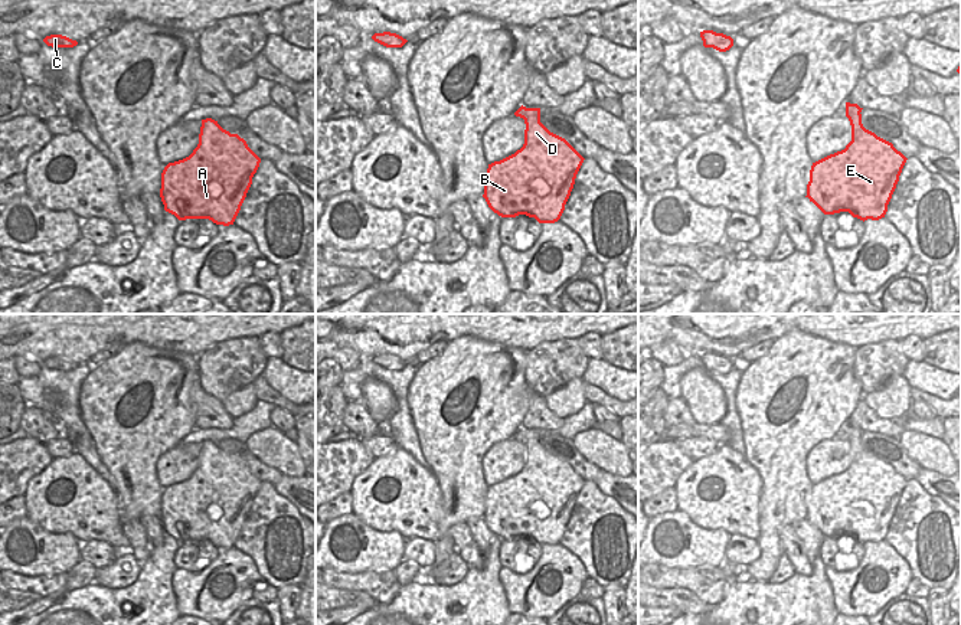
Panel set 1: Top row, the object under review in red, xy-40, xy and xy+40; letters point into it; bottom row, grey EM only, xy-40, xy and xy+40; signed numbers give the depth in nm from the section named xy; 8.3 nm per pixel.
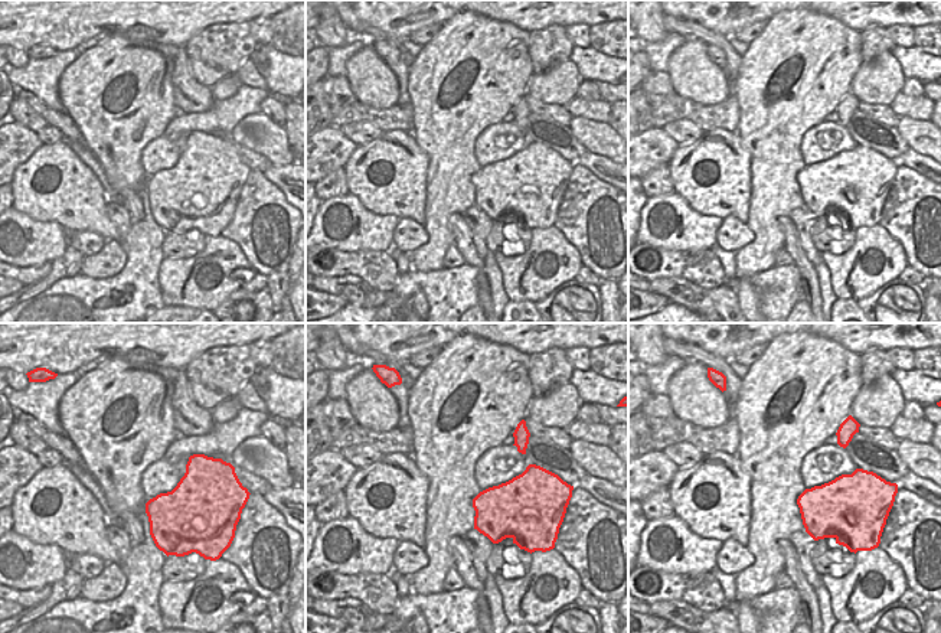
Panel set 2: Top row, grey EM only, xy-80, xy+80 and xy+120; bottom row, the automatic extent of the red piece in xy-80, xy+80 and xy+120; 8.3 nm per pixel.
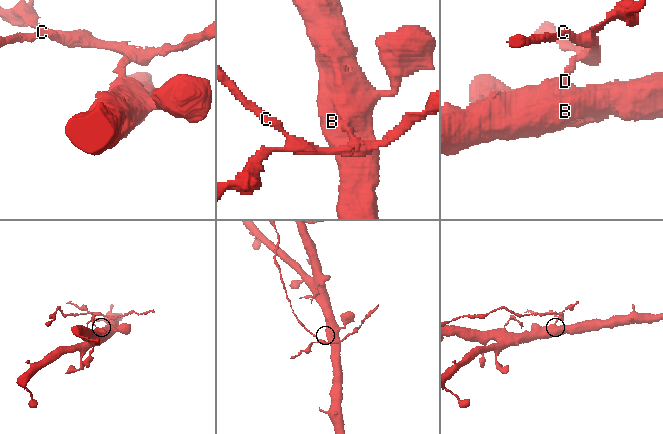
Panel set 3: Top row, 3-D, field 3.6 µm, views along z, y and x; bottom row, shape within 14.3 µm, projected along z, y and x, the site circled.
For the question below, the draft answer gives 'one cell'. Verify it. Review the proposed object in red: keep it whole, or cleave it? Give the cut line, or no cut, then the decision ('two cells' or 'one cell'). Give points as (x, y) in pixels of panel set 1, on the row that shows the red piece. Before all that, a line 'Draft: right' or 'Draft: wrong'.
Draft: wrong
xy (539, 113), (530, 114), (525, 120) | two cells

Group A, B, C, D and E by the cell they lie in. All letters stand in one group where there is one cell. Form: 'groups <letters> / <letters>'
groups A B D E / C

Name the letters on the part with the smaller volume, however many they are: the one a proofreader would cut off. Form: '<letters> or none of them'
C

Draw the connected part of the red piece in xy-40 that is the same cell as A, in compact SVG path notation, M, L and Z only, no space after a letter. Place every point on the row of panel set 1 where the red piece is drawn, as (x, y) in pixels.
M212 118L202 120L199 144L193 153L169 163L161 173L160 197L164 210L179 220L209 219L216 225L233 225L261 158L238 134L223 130Z

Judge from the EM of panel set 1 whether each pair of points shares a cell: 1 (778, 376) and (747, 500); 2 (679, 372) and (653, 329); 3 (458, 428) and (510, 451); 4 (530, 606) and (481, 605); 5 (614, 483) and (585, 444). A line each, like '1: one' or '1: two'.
1: two
2: two
3: two
4: two
5: two

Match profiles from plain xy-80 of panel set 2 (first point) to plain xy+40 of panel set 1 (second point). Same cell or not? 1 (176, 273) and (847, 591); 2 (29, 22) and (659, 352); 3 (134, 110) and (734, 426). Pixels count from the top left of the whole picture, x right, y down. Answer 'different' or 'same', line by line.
1: same
2: different
3: different

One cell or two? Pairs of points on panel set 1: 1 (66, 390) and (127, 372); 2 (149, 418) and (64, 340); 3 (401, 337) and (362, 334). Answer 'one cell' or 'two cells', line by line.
1: two cells
2: two cells
3: one cell

